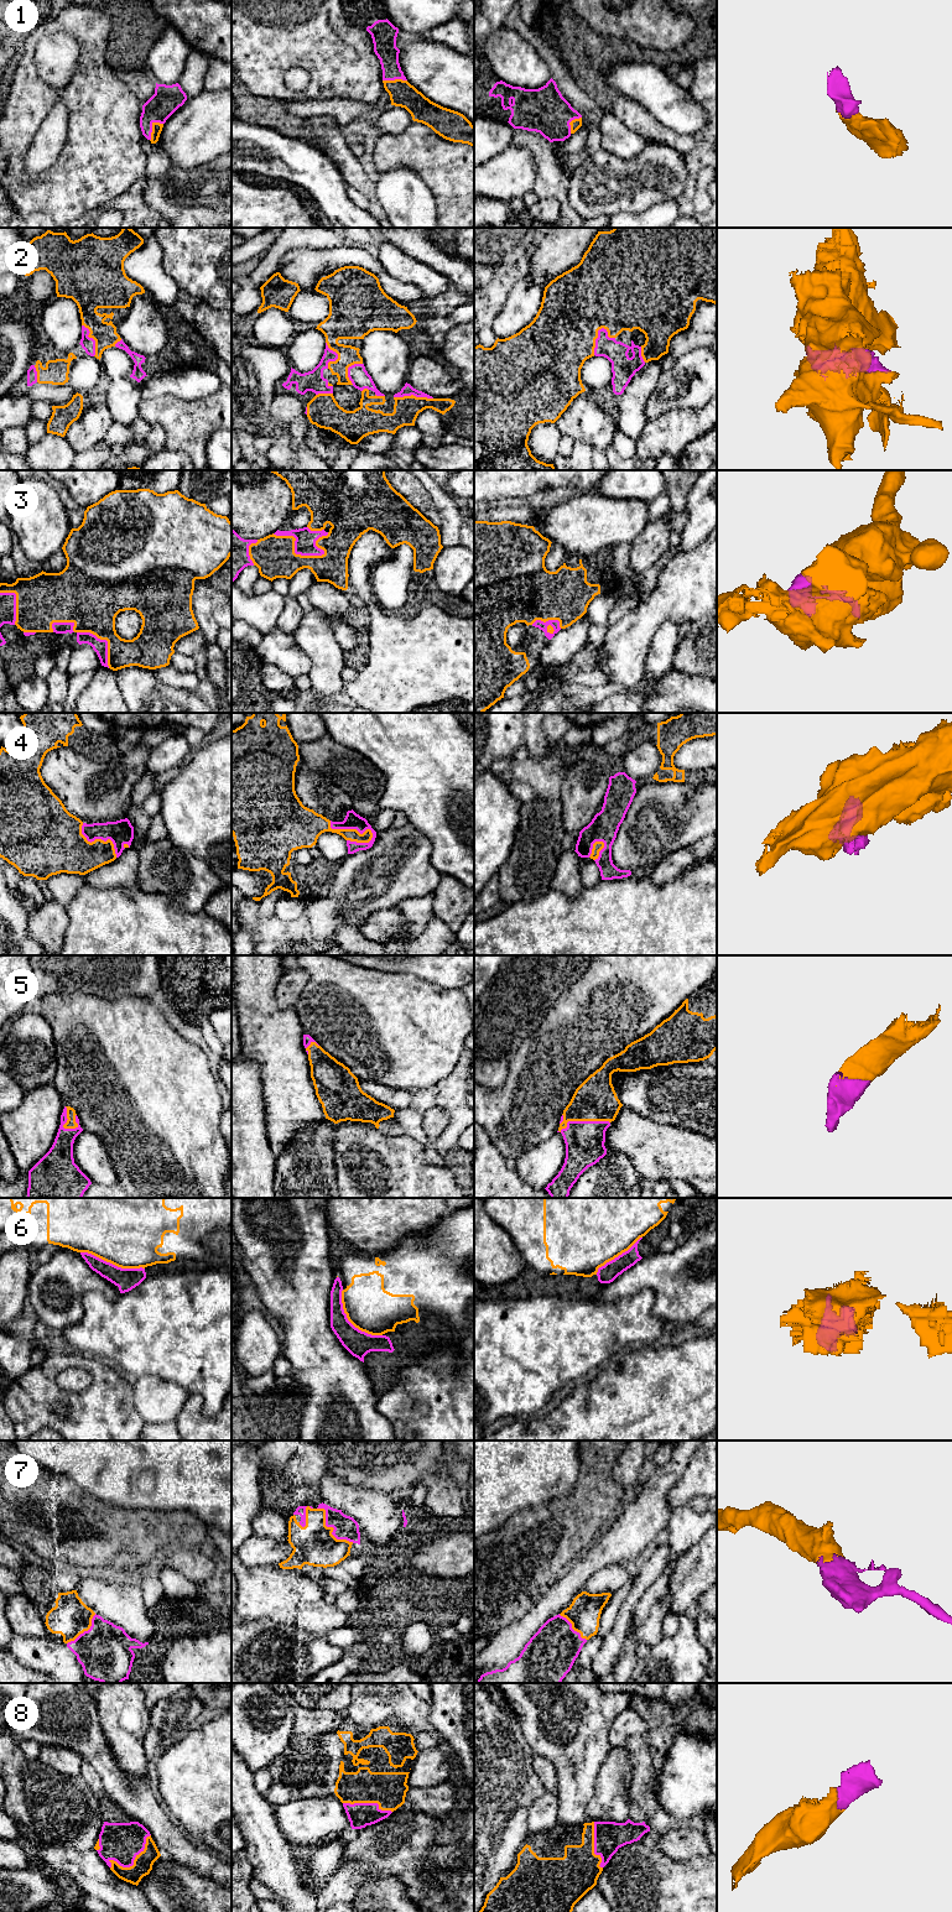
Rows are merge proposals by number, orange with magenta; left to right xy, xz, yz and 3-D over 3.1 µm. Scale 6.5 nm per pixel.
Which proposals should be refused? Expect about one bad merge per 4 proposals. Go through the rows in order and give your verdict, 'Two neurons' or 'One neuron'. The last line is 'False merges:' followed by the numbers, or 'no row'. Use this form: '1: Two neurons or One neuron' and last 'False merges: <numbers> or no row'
1: One neuron
2: One neuron
3: One neuron
4: One neuron
5: One neuron
6: Two neurons
7: One neuron
8: One neuron
False merges: 6

